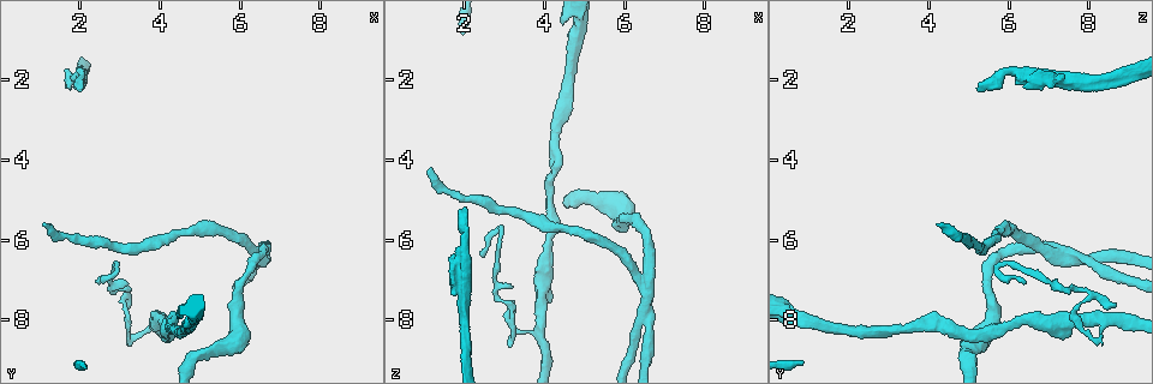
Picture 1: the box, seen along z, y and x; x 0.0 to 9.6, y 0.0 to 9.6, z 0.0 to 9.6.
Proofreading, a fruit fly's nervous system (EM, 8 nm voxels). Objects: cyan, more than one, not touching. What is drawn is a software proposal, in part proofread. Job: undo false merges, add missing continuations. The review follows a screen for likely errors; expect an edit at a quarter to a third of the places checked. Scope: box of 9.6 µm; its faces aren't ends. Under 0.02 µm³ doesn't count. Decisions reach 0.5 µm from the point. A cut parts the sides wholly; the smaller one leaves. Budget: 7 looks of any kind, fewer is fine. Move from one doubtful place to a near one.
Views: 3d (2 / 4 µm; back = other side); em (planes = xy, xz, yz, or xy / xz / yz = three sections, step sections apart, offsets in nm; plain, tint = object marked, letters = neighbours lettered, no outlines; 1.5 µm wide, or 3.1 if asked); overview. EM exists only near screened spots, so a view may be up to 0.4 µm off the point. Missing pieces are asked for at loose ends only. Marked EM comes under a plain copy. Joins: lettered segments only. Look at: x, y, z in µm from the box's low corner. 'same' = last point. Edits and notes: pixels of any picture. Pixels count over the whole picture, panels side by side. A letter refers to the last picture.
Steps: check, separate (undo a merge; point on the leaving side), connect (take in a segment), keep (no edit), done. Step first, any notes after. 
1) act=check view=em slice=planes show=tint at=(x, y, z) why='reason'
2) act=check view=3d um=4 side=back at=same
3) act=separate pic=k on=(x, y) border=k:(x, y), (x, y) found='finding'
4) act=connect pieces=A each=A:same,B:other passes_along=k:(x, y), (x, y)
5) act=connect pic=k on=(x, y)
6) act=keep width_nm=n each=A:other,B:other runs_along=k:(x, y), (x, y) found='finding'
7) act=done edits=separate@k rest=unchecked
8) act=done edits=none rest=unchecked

act=check view=3d um=2 at=(3.15, 7.70, 8.65)

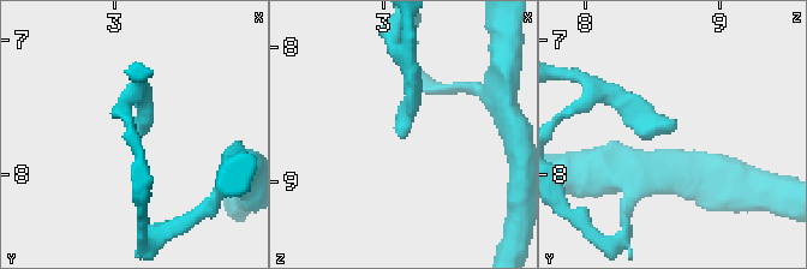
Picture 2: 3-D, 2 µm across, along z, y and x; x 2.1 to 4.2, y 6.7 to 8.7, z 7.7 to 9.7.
act=check view=em slice=planes show=letters at=(3.16, 7.64, 8.68)

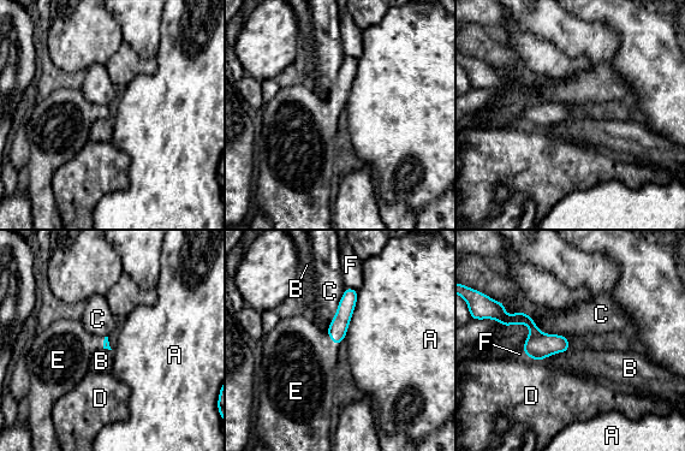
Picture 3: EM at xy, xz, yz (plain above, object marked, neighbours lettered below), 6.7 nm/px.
act=connect pic=3 on=(299, 360) each=A:other,B:other,C:other,D:other,E:same,F:other passes_along=3:(339, 325), (331, 339), (299, 360) found='the cell continues'

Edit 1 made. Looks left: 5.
act=check view=overview

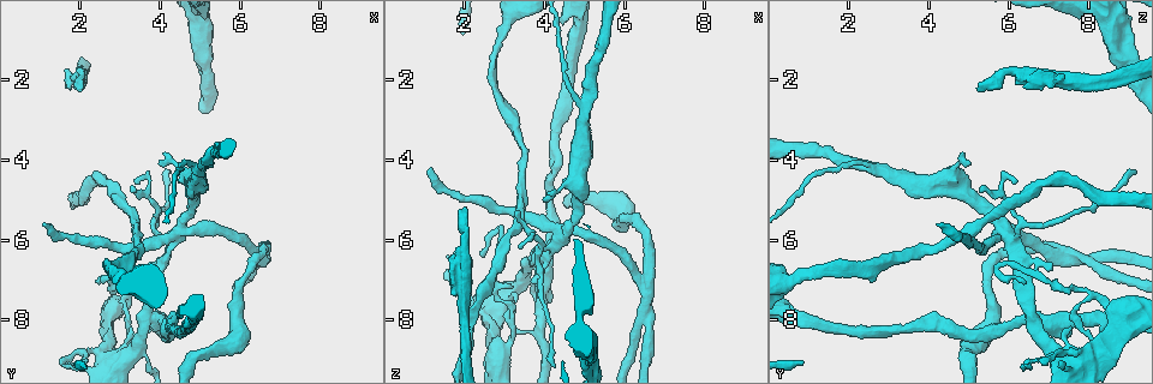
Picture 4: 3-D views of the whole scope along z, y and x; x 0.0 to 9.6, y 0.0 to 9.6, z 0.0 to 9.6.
act=check view=em slice=planes show=letters at=(6.50, 6.45, 7.85) why='side arm on a straight run'

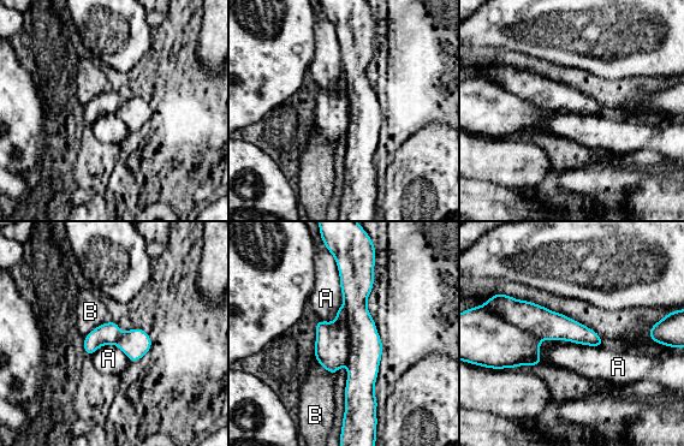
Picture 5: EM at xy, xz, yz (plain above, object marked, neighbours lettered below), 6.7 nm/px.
act=separate pic=5 on=(366, 349) width_nm=190 each=A:other,B:other border=5:(344, 302), (349, 329), (345, 363) found='a second cell is stuck on'

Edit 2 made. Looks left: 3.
act=done edits=connect@3,separate@5 rest=unchecked

